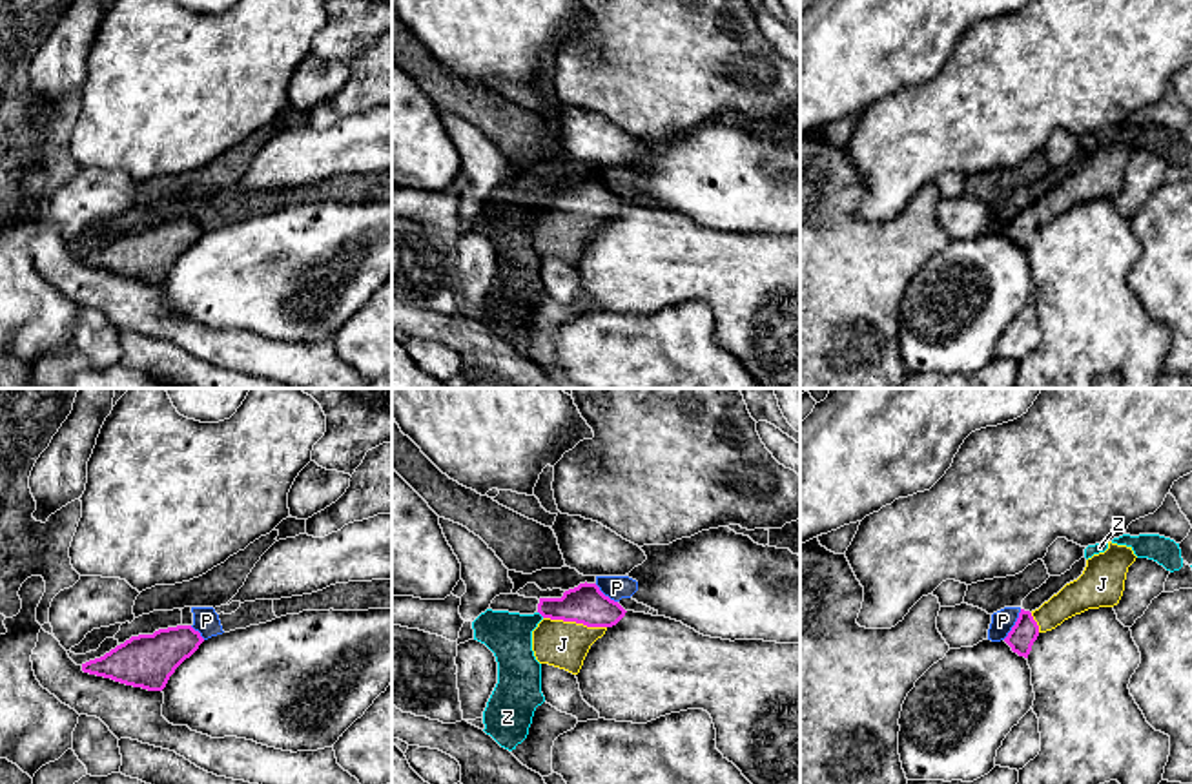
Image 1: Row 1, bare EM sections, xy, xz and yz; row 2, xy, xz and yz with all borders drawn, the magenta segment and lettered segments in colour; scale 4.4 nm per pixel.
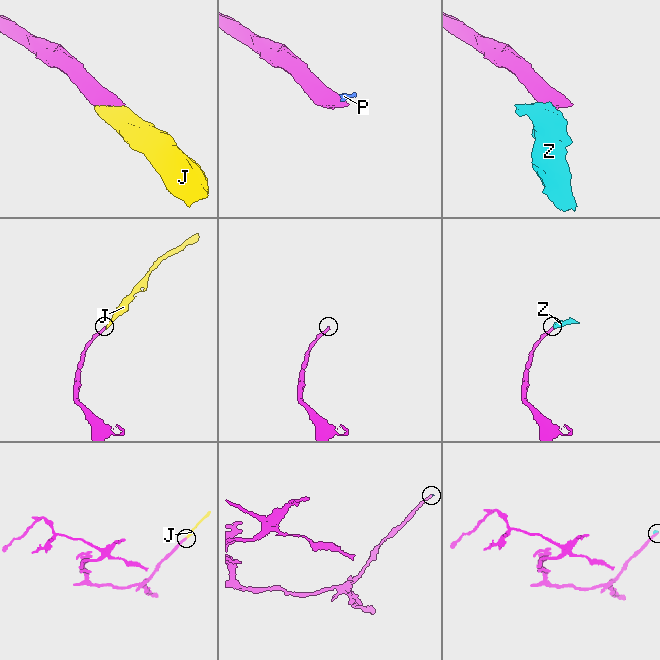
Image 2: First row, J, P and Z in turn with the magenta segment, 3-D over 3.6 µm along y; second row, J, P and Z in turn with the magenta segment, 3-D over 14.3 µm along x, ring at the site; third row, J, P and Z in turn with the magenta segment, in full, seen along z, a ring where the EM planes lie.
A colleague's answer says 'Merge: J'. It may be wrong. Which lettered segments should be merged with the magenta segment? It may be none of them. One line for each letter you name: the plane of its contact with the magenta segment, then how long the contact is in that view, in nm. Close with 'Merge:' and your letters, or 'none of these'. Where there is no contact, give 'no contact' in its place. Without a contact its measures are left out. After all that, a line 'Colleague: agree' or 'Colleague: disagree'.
J: xz | 280 nm
Merge: J
Colleague: agree

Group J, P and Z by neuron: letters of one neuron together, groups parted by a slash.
J / P Z

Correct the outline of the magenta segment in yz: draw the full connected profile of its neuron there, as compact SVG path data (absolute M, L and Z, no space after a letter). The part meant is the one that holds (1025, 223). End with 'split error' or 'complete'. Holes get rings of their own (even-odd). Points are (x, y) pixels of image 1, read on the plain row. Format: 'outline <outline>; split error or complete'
outline M1108 133L1105 144L1086 151L1083 166L1066 175L1057 186L1035 202L1021 201L1019 210L1004 233L1019 248L1028 250L1041 224L1052 222L1064 211L1088 201L1119 195L1128 159L1135 153L1132 139Z; split error

